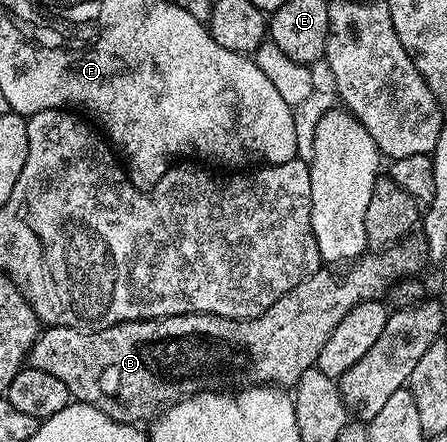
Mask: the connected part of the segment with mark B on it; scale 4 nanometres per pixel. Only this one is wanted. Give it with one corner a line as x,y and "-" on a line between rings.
406,237
392,247
373,249
361,256
348,268
342,279
318,269
308,275
295,289
283,293
271,309
259,313
254,319
228,319
218,315
172,315
166,319
136,319
120,323
102,331
80,331
70,327
46,326
29,350
28,362
51,377
59,377
67,385
70,396
76,402
90,403
95,409
107,413
120,423
134,425
152,421
165,408
181,399
198,395
201,391
244,389
262,385
292,388
316,364
327,337
347,317
357,303
369,299
380,300
399,279
418,274
421,262
426,262
427,252
420,238

